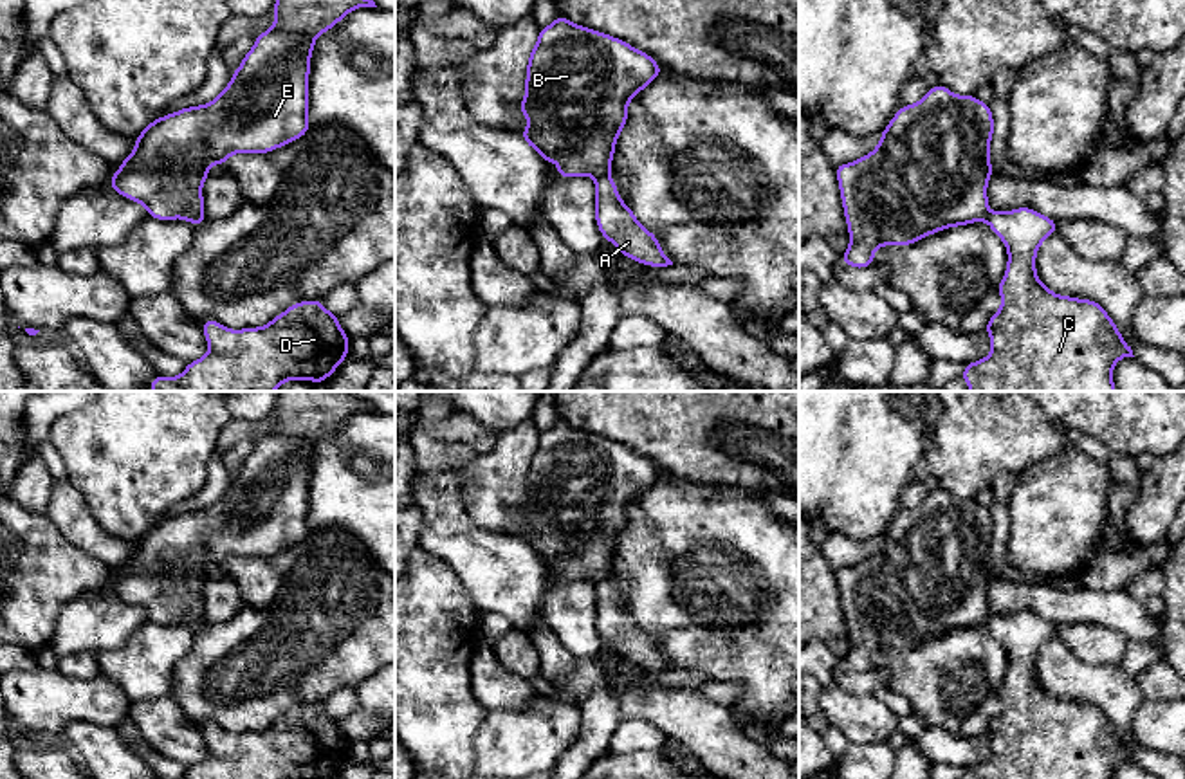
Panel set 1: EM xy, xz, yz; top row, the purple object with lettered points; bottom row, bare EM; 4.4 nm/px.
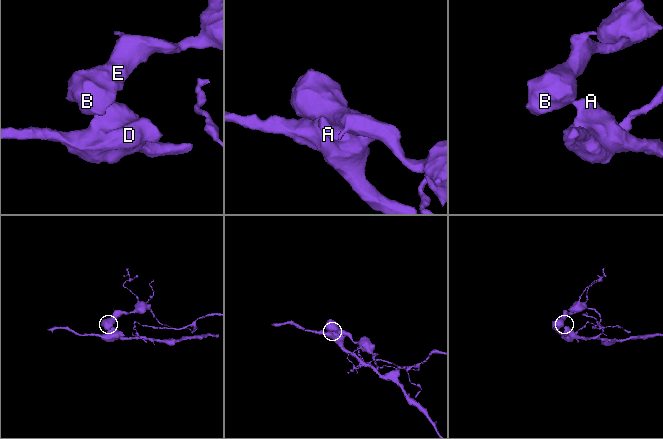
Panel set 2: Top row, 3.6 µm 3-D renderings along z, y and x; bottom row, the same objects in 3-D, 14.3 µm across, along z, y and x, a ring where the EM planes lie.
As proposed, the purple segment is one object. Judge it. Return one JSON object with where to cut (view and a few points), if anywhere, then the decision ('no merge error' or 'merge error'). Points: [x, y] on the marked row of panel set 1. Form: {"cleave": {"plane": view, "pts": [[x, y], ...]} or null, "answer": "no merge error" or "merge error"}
{"cleave": {"plane": "xz", "pts": [[608, 174], [596, 179]]}, "answer": "merge error"}

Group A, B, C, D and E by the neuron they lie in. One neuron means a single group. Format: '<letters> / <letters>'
A C D / B E

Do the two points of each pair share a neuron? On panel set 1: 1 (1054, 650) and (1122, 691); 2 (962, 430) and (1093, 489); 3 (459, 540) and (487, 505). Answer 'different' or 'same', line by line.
1: same
2: different
3: different

